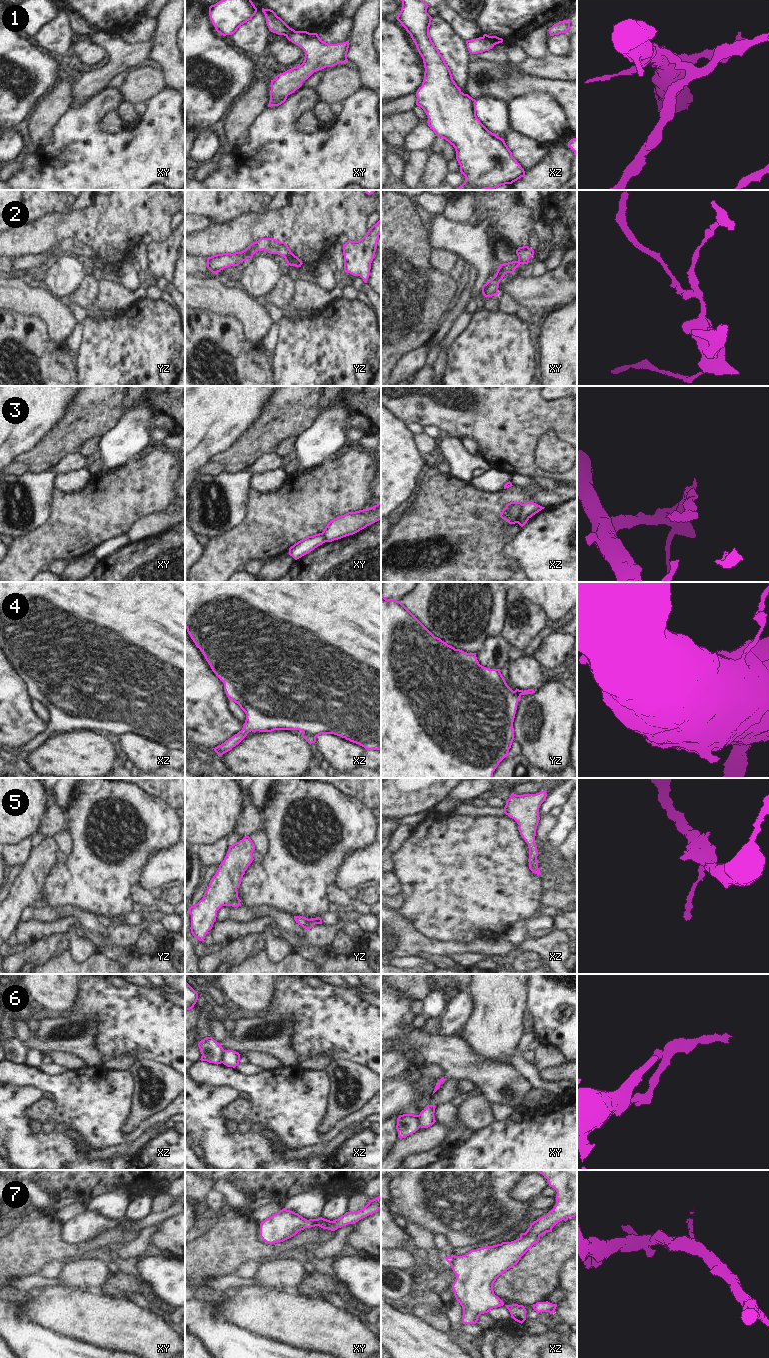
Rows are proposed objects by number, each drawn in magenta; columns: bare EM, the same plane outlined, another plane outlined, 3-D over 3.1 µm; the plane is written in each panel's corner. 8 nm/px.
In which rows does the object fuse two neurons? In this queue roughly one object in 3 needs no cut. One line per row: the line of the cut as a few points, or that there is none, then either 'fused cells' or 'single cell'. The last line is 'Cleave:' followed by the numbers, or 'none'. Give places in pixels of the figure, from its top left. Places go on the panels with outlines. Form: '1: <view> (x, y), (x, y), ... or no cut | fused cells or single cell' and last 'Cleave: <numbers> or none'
1: xz (483, 36), (494, 44) | fused cells
2: yz (287, 262), (297, 262), (300, 265) | fused cells
3: xz (522, 504), (516, 522) | fused cells
4: no cut | single cell
5: no cut | single cell
6: xz (224, 1050), (221, 1062) | fused cells
7: no cut | single cell
Cleave: 1, 2, 3, 6

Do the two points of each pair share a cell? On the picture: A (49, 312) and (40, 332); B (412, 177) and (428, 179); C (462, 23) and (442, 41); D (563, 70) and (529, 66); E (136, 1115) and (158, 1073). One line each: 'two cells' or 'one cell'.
A: two cells
B: two cells
C: two cells
D: one cell
E: one cell

